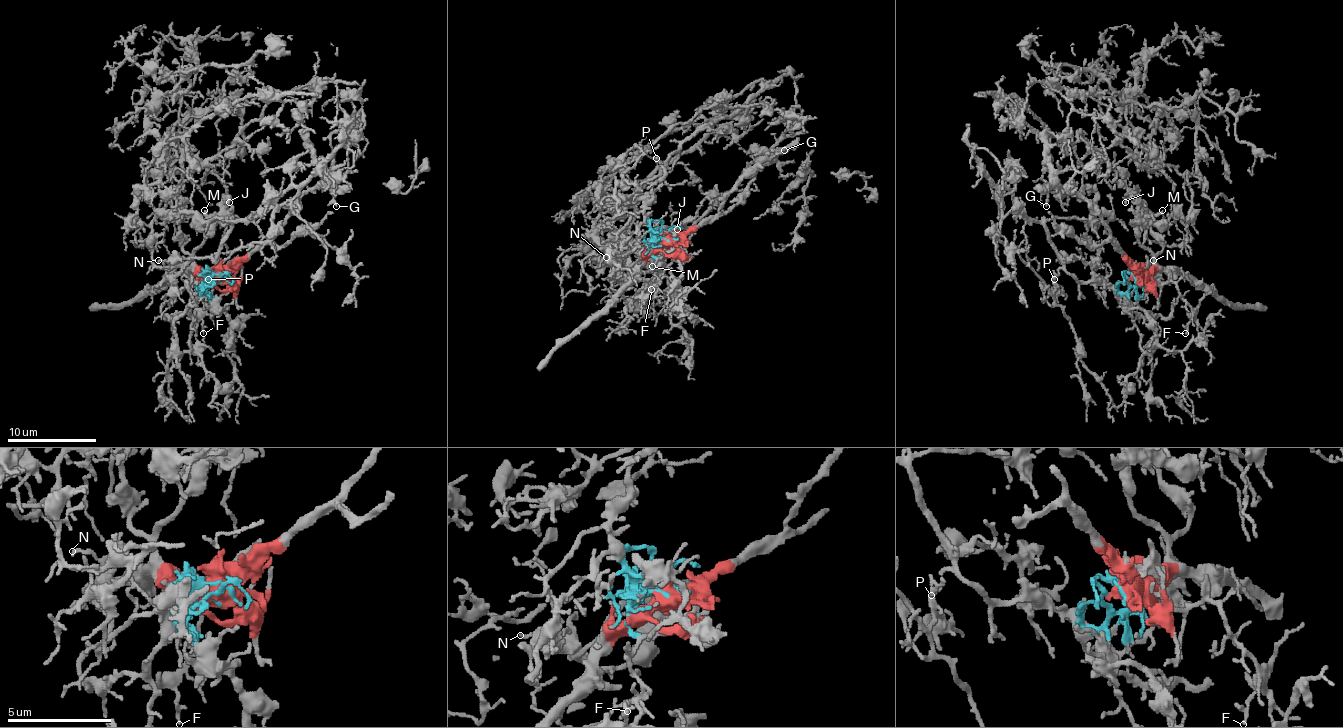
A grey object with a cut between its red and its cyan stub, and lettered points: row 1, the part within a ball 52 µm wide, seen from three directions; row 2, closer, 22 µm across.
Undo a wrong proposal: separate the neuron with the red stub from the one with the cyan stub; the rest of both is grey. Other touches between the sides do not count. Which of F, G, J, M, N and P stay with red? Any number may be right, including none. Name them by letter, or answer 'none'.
G, J, M

